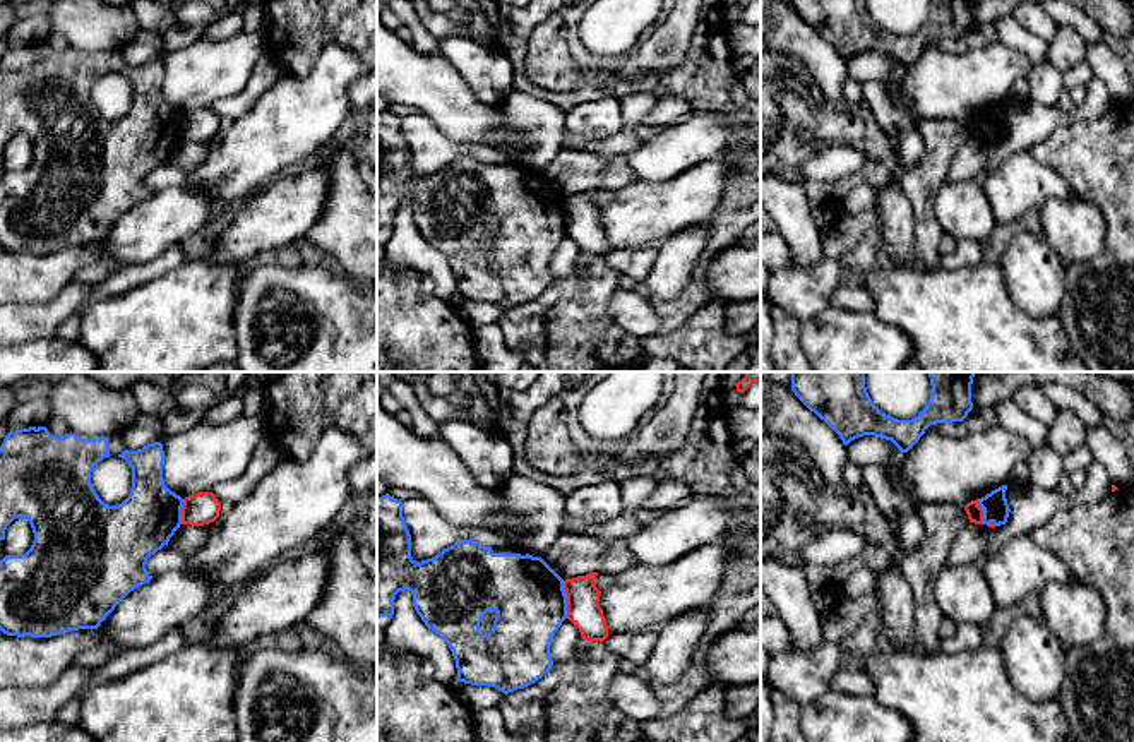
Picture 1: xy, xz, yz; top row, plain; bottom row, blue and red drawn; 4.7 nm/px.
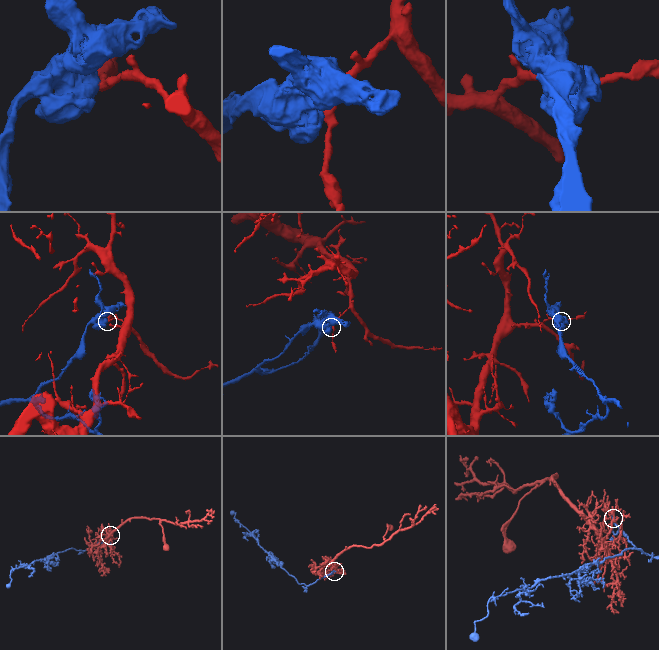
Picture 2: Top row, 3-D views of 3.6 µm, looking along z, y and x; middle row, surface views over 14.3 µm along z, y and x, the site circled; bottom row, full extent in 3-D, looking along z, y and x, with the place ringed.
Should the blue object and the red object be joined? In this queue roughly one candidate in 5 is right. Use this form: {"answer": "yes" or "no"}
{"answer": "no"}

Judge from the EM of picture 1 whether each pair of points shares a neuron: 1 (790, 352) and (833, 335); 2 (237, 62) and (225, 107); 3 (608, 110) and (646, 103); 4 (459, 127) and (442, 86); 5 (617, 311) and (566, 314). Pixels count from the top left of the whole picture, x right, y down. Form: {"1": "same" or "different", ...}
{"1": "different", "2": "different", "3": "different", "4": "same", "5": "different"}

